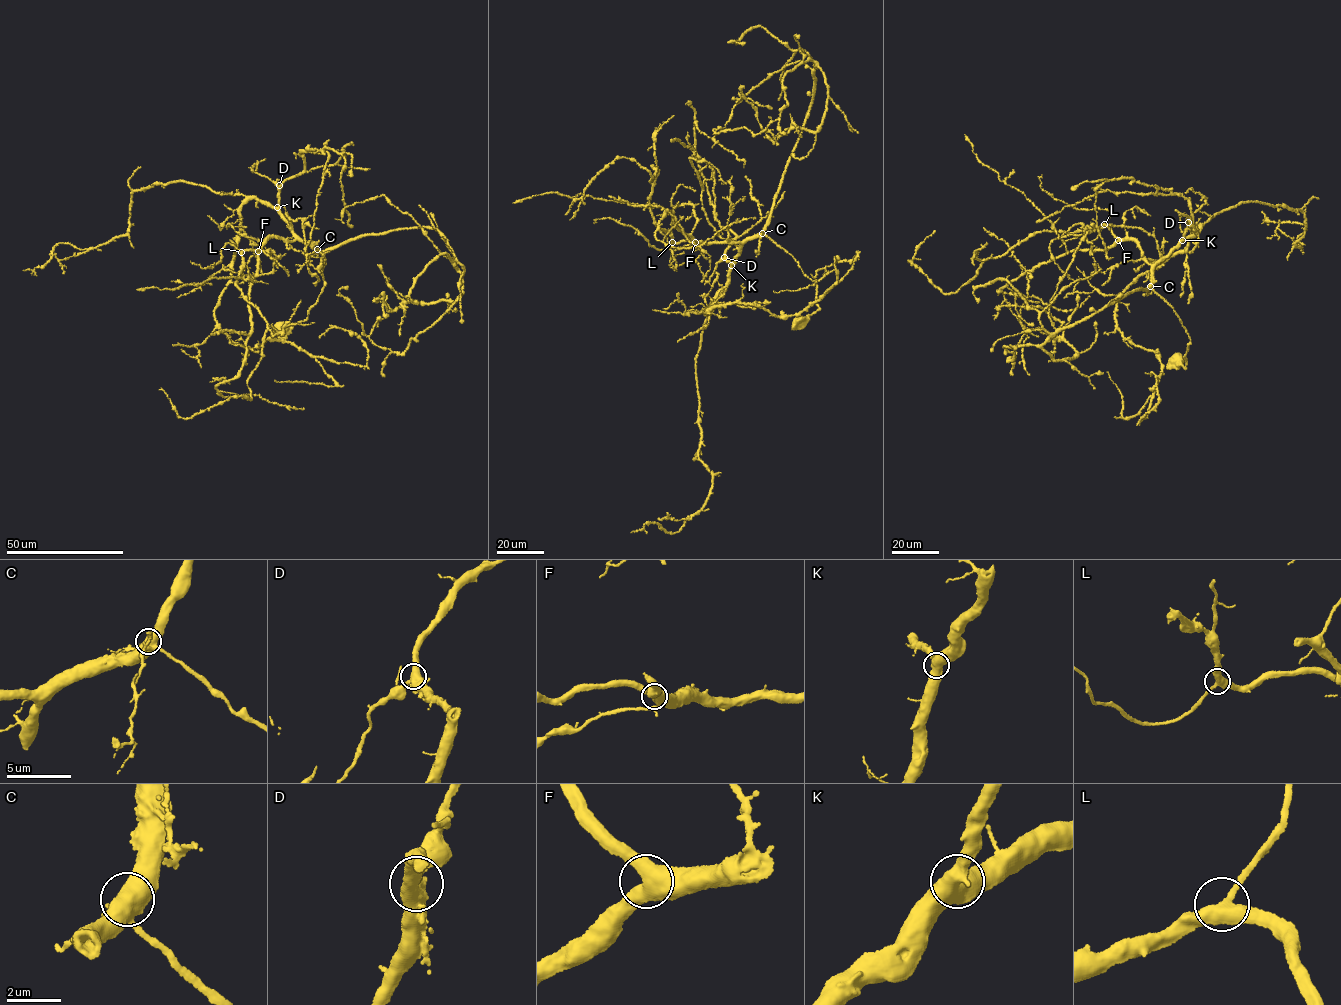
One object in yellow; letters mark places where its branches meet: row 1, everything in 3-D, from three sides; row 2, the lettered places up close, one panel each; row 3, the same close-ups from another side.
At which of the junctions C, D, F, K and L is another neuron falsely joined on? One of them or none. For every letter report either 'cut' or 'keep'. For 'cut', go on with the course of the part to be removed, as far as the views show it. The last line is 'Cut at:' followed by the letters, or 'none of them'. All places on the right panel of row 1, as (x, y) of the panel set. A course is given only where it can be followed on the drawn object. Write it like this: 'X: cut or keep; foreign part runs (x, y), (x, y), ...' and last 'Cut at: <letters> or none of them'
C: keep
D: keep
F: keep
K: keep
L: keep
Cut at: none of them

